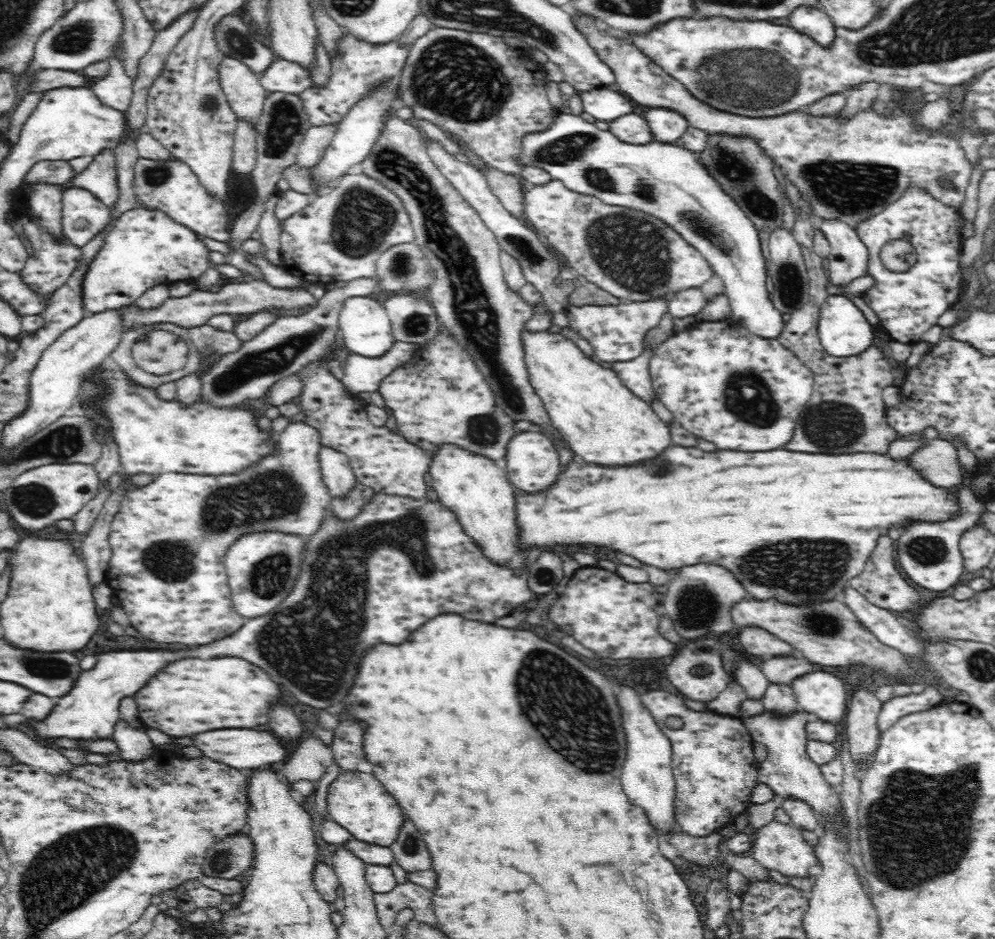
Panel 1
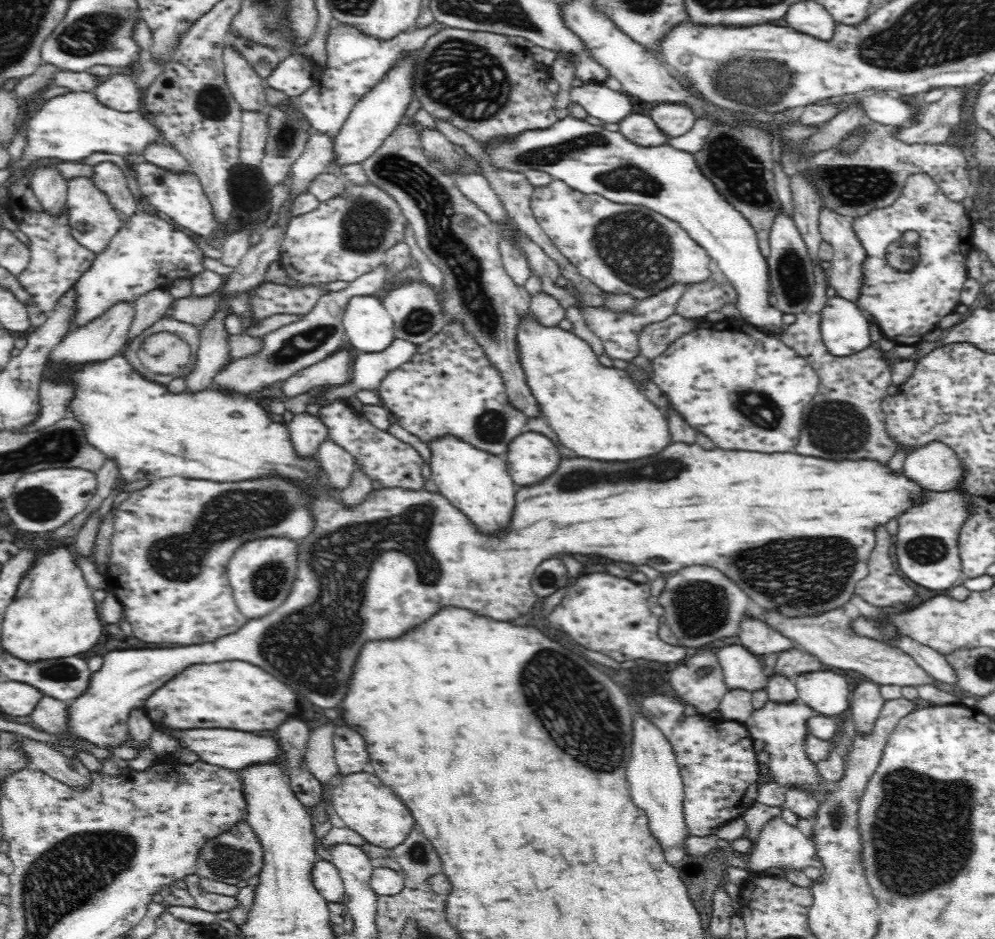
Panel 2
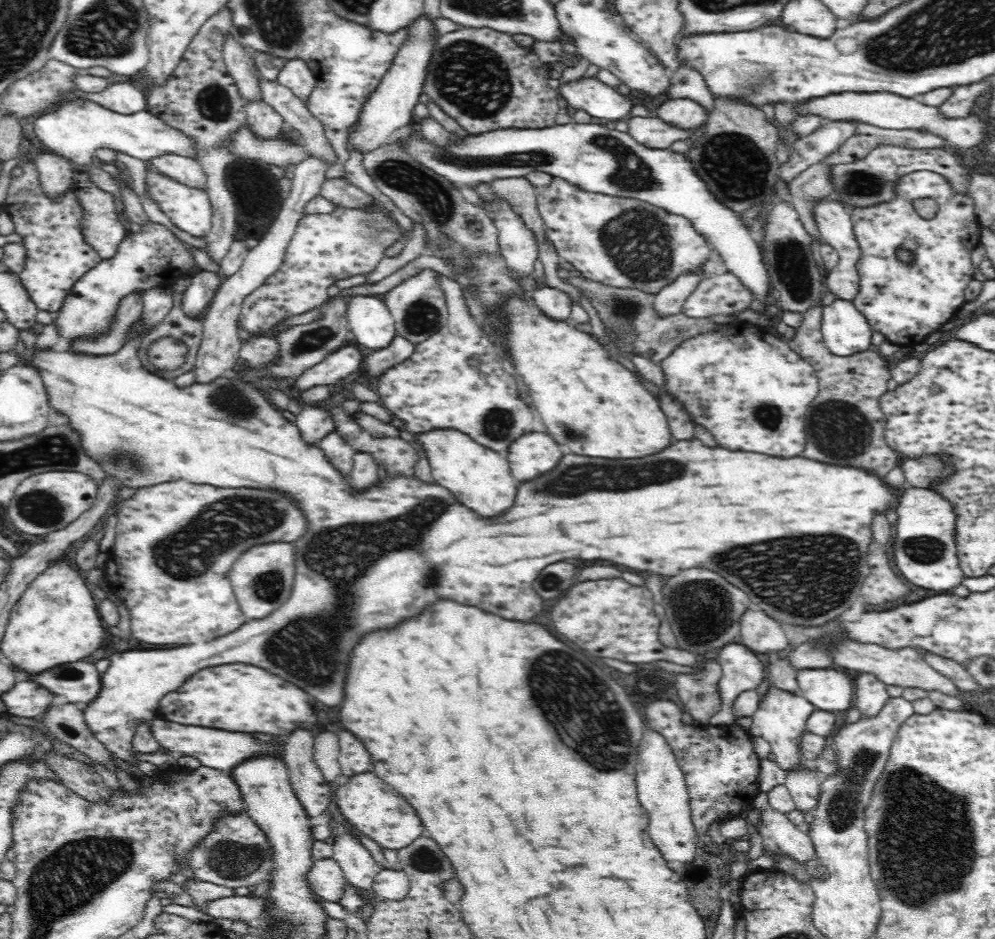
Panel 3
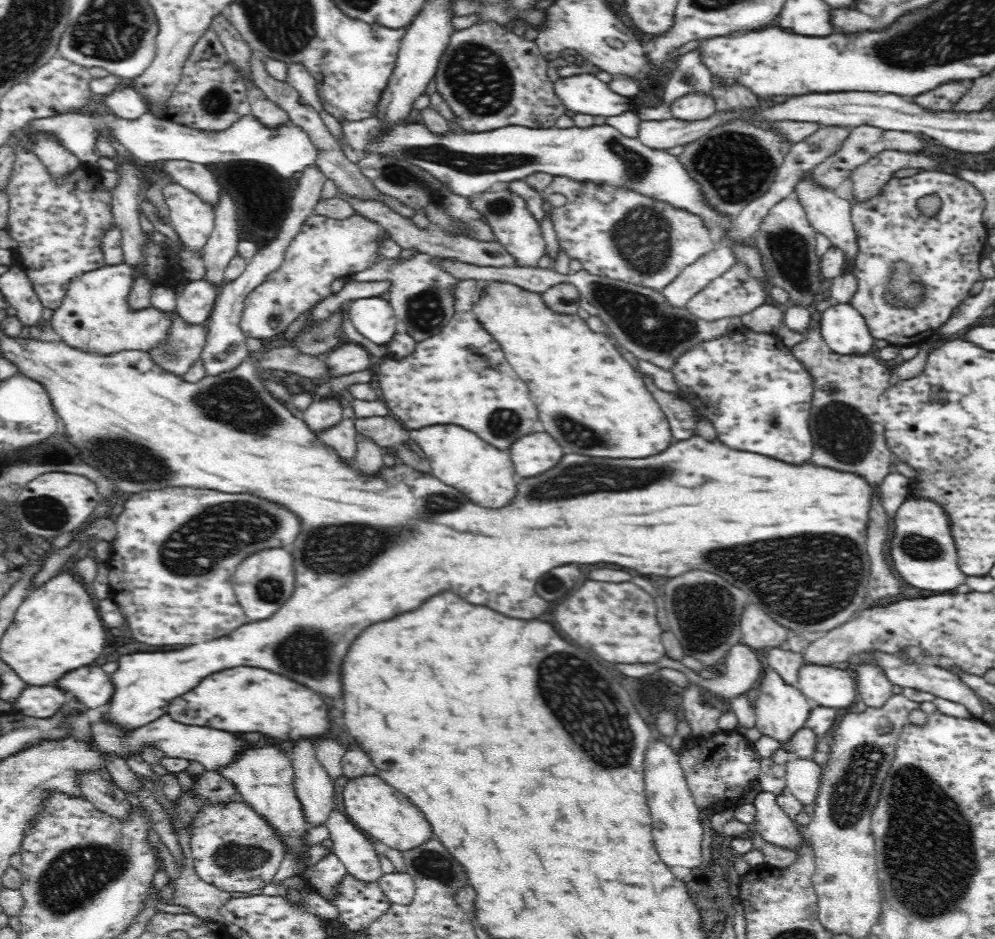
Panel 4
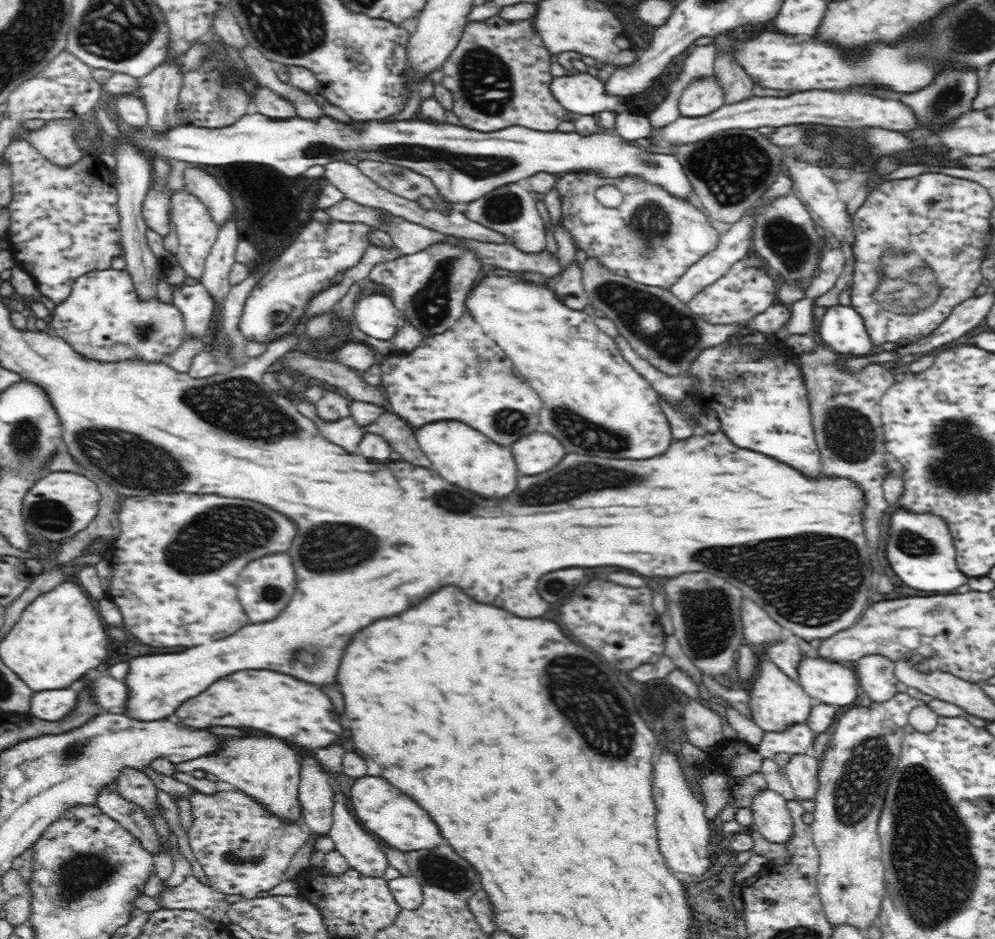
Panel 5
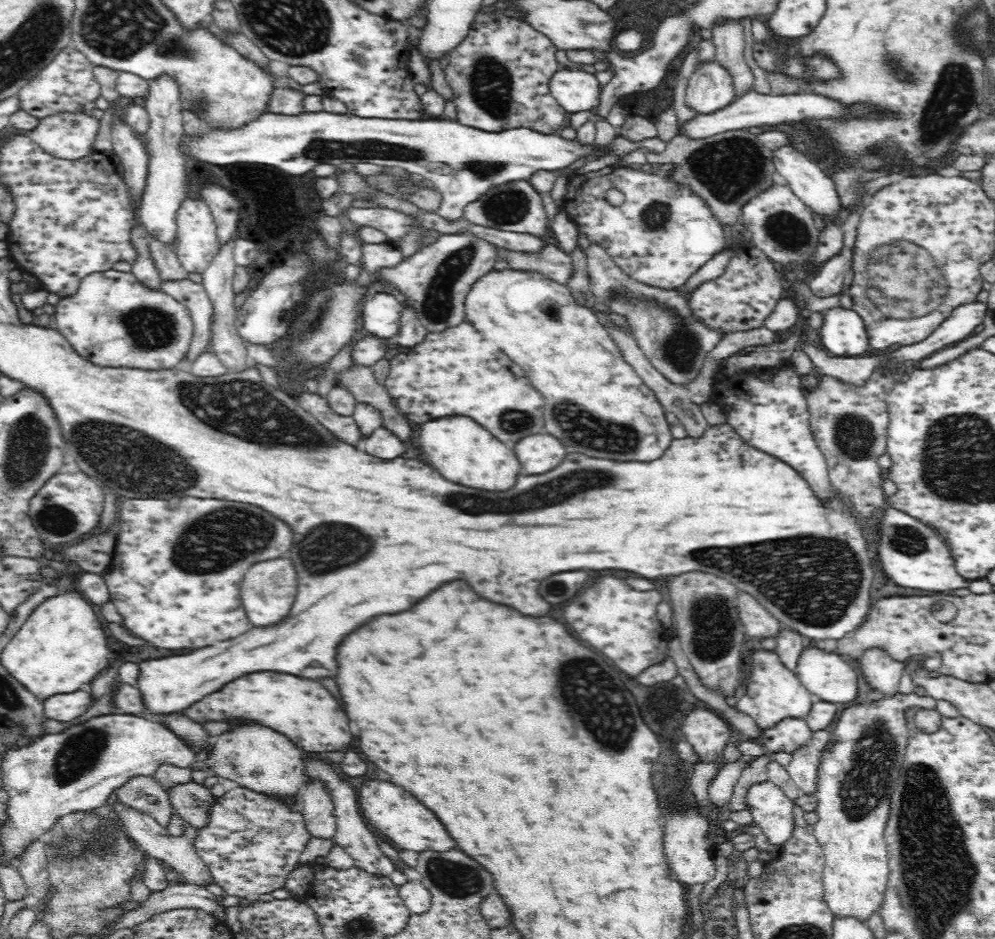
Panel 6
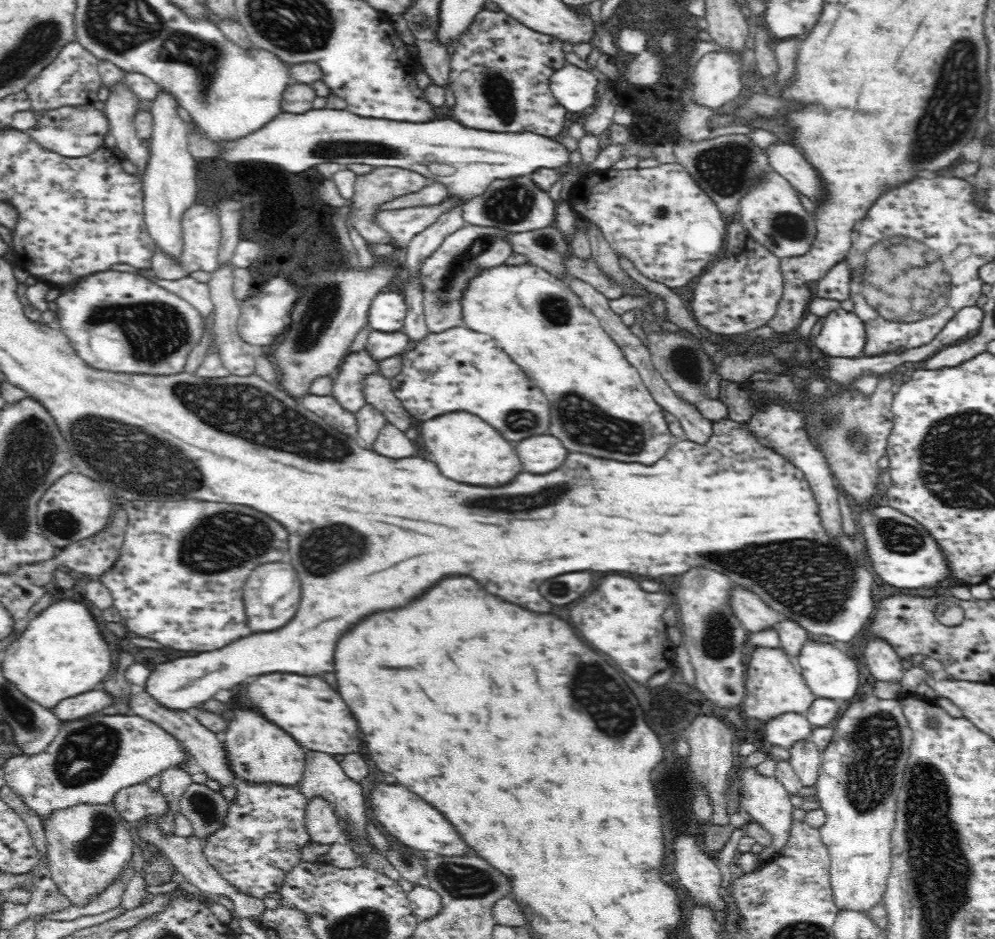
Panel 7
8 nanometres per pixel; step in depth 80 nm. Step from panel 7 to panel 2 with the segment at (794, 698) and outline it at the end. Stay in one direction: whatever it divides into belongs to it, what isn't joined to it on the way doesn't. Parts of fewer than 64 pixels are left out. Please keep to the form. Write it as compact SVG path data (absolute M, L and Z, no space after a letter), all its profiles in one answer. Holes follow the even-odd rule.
M768 700L763 708L752 713L744 725L754 741L764 744L765 752L770 756L768 769L772 772L773 783L780 788L808 790L820 798L825 789L825 780L805 752L805 739L809 734L807 723L814 715L815 712L799 700L789 703Z

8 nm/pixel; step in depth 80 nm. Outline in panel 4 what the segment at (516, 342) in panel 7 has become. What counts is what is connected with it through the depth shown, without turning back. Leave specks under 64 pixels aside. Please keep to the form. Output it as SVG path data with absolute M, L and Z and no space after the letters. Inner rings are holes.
M492 282L488 296L473 308L482 328L501 346L506 360L526 383L538 406L544 430L550 432L566 454L576 452L596 458L648 458L660 454L674 441L669 422L653 394L636 371L615 347L613 339L592 331L578 314L563 314L544 303L544 294L529 292L509 282Z

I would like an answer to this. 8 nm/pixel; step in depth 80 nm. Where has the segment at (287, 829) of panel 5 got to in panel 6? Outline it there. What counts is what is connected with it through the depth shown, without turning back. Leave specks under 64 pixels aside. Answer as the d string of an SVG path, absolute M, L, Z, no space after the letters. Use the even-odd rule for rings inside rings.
M239 786L234 790L228 790L224 796L218 797L215 805L209 810L209 815L210 822L198 831L194 847L207 868L210 869L215 882L229 896L257 901L262 894L283 888L288 874L299 863L298 858L311 839L300 811L298 796L277 798L273 794L254 792Z

